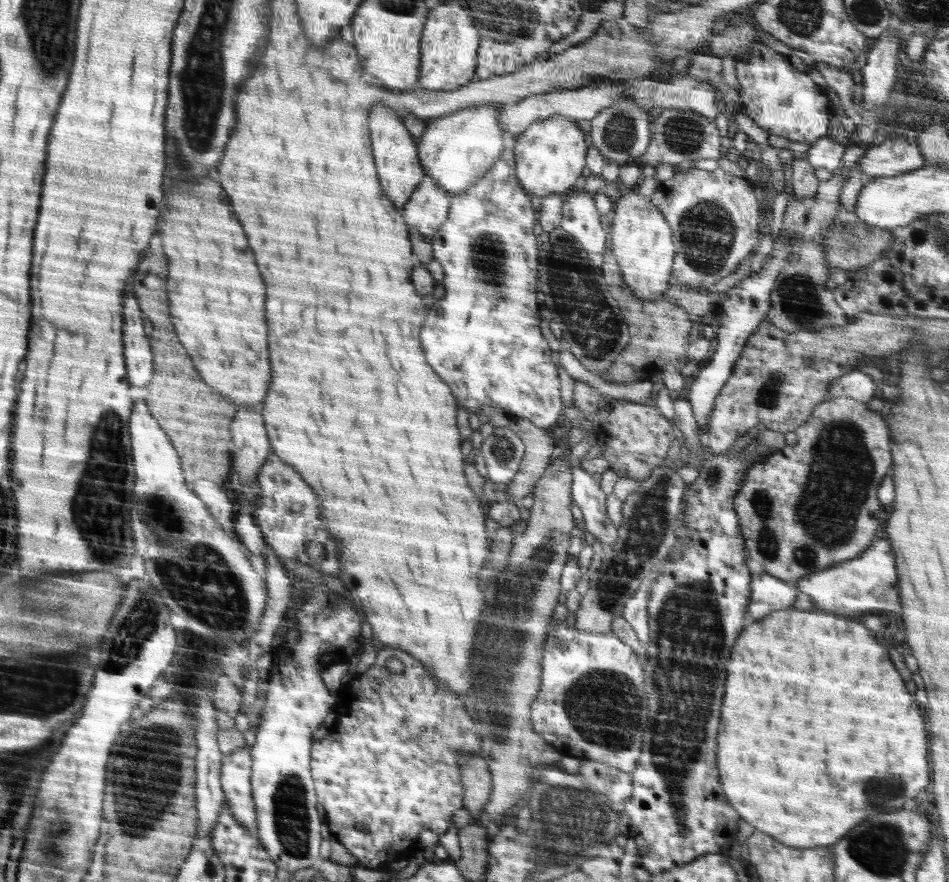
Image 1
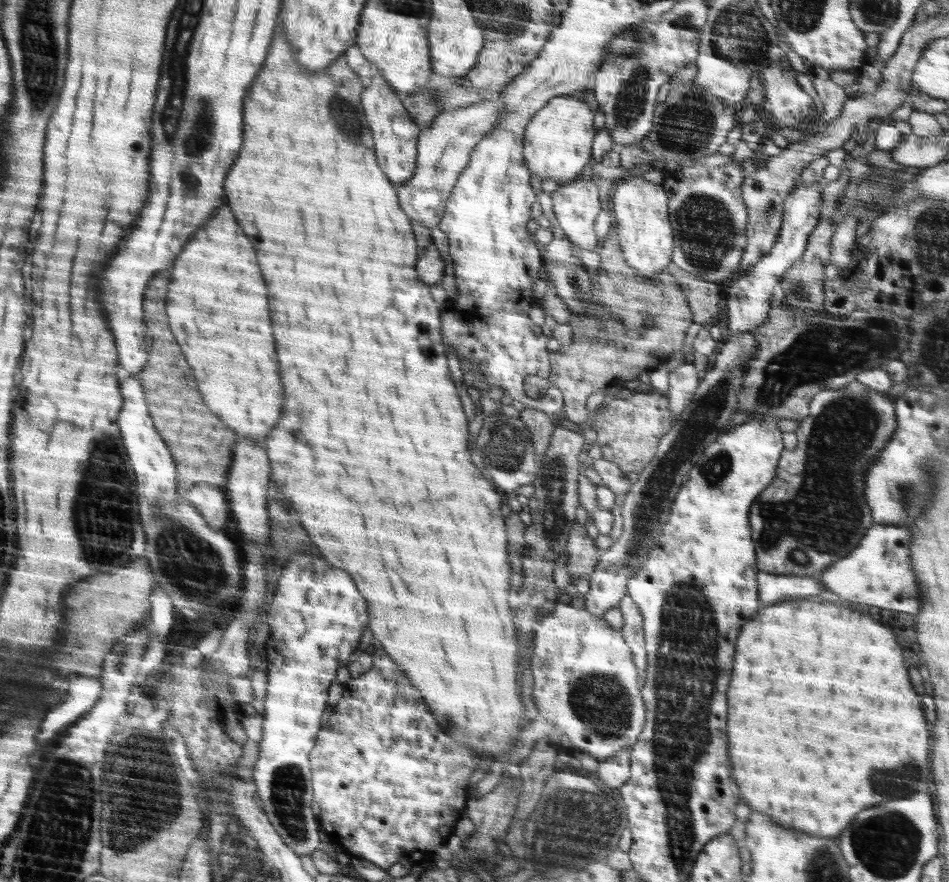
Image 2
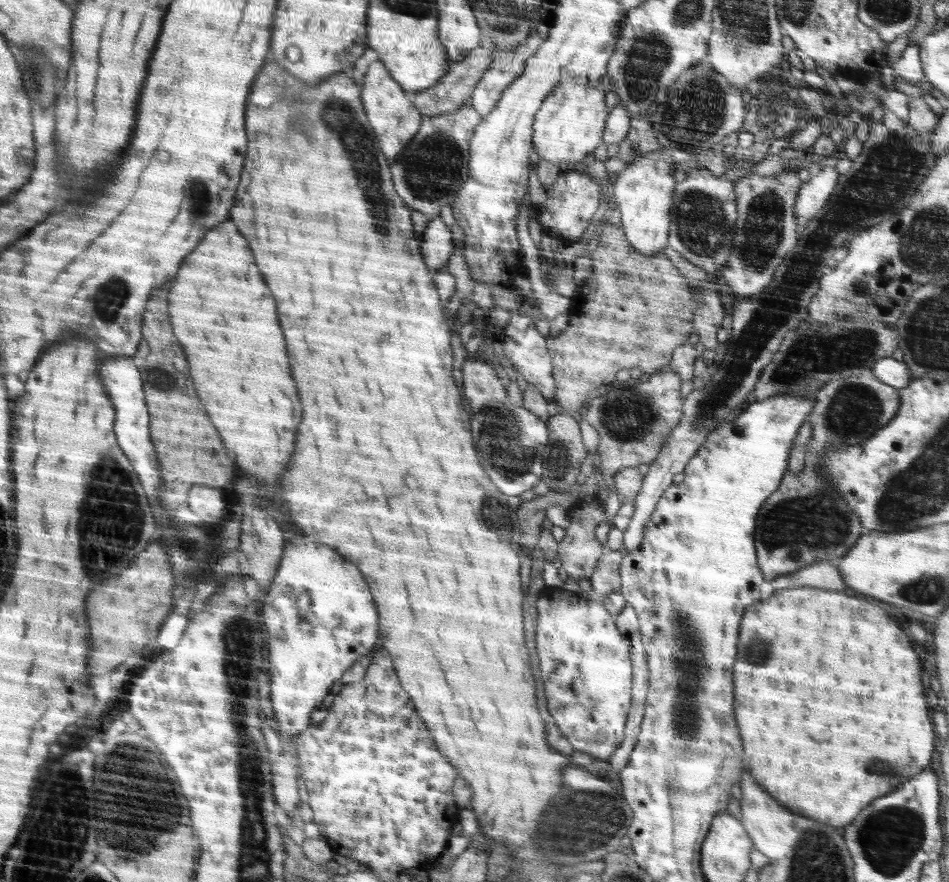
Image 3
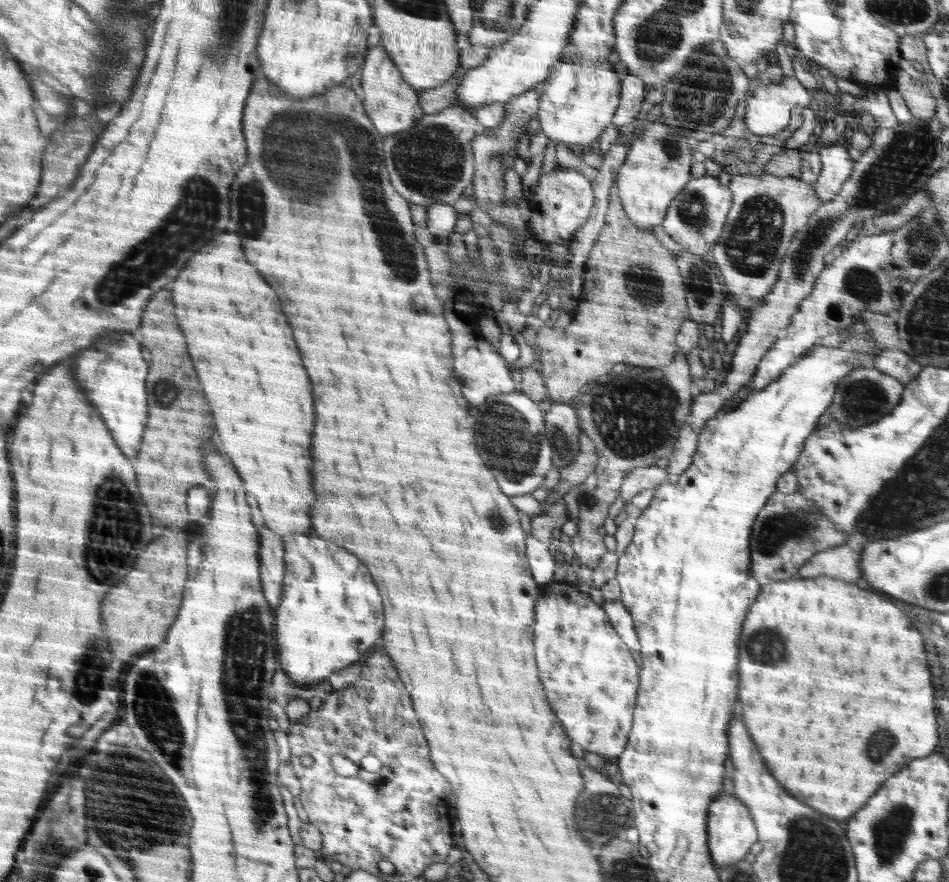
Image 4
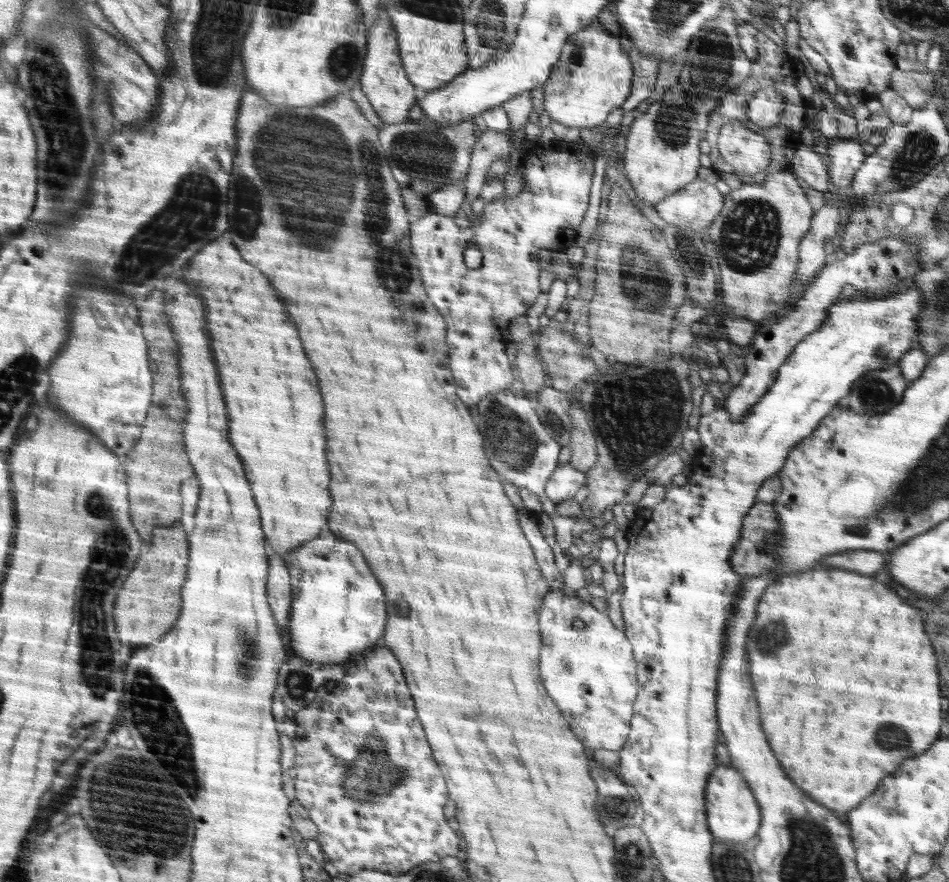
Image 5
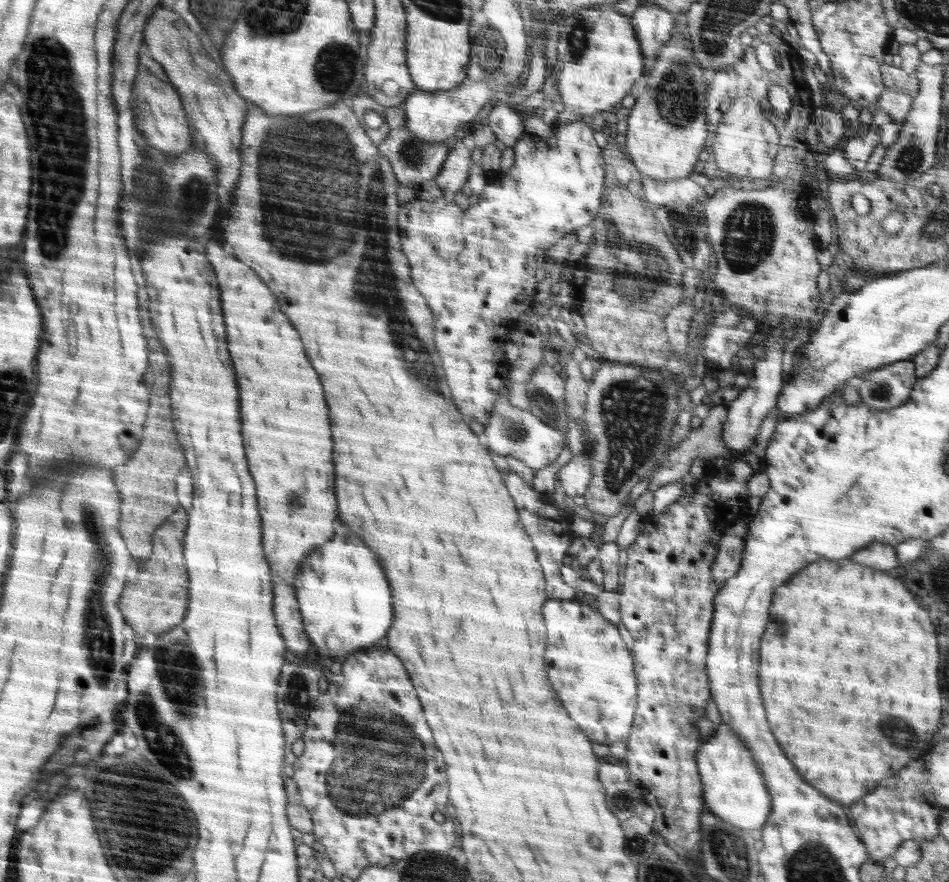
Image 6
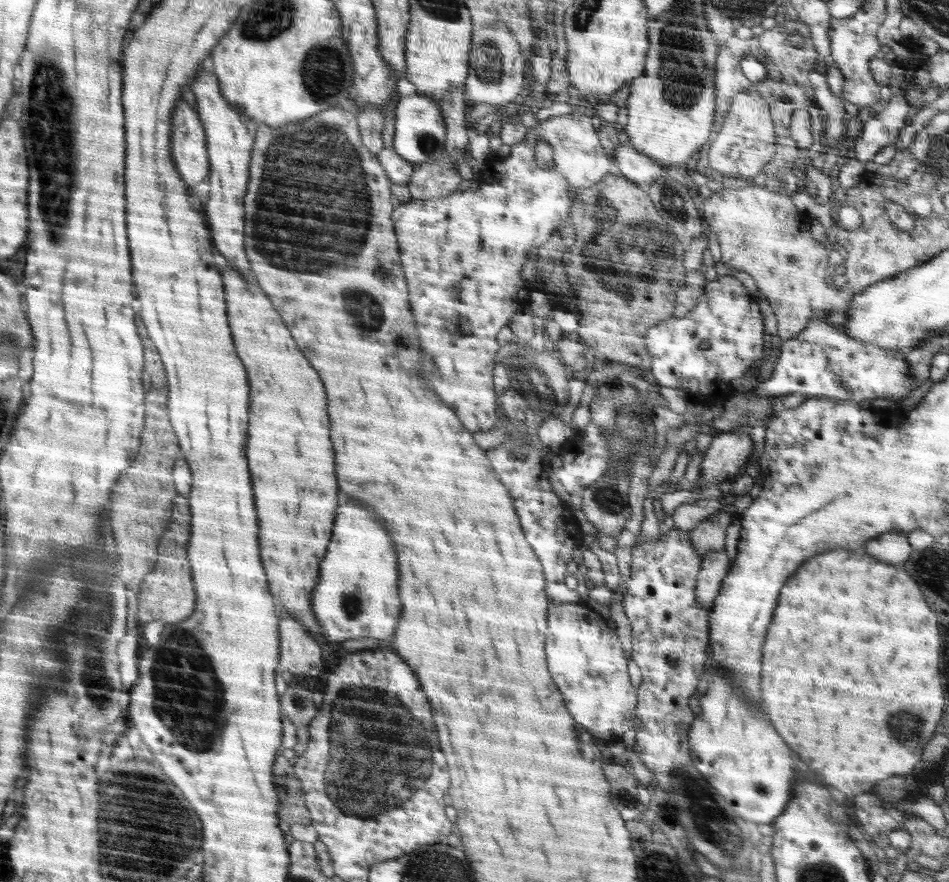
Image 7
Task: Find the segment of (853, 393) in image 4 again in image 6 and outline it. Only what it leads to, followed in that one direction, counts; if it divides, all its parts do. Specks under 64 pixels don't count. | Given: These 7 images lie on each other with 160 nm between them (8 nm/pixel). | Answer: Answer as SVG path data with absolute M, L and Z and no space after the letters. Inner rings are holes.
M912 358L874 369L861 382L861 402L876 411L893 410L910 398L917 380Z

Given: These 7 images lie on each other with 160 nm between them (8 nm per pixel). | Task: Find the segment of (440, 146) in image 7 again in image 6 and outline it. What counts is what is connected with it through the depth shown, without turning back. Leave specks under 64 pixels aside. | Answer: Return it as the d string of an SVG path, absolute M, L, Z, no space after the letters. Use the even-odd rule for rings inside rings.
M469 80L465 85L458 85L456 89L449 91L414 91L409 94L402 106L405 110L405 127L413 134L415 139L427 143L441 143L450 137L456 136L461 129L467 129L471 122L476 119L476 114L486 106L488 102L494 103L498 94L490 83L484 81Z

